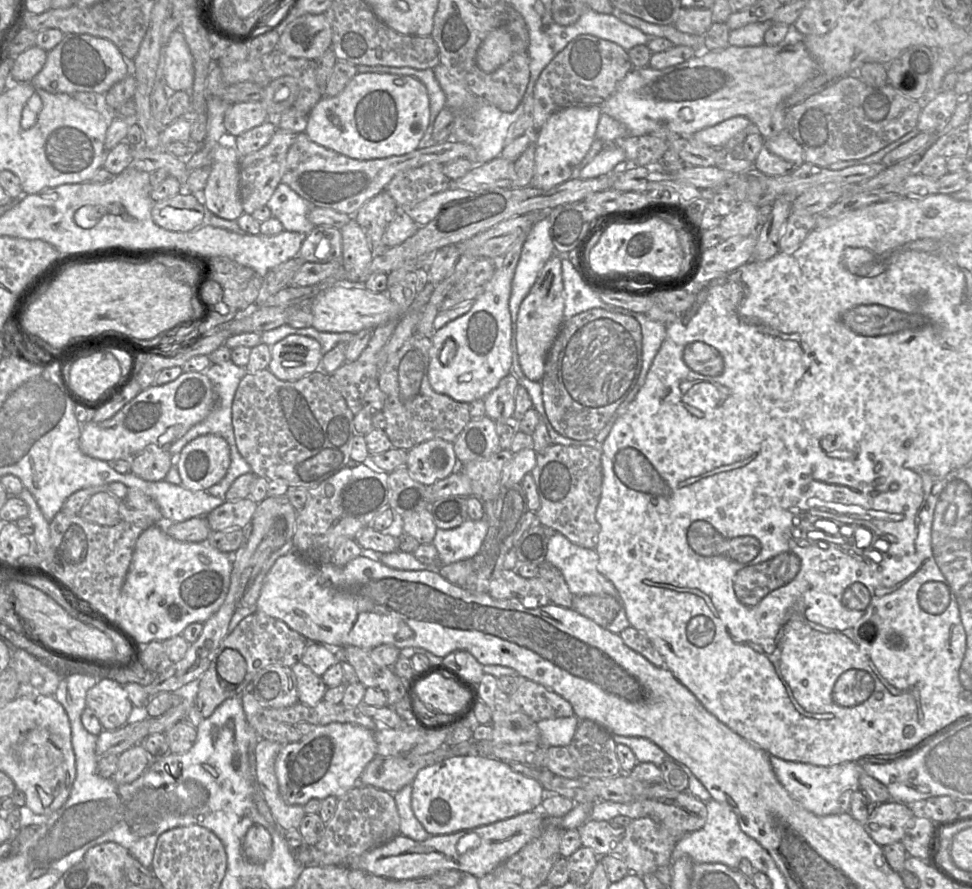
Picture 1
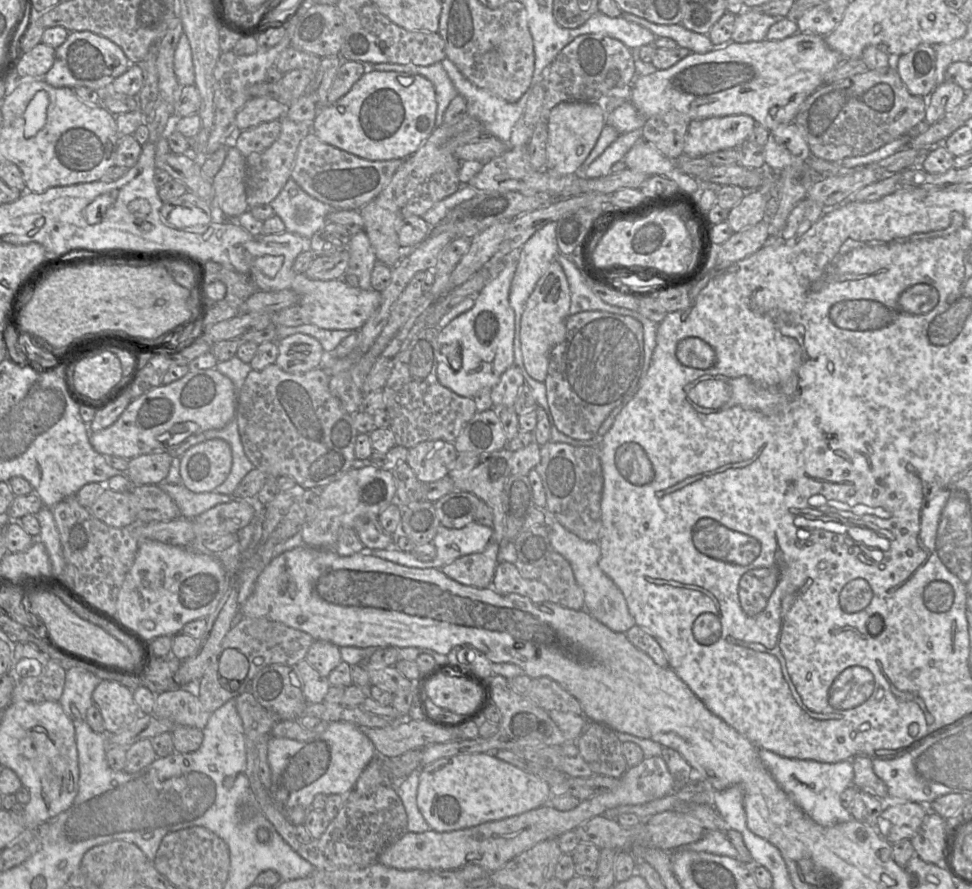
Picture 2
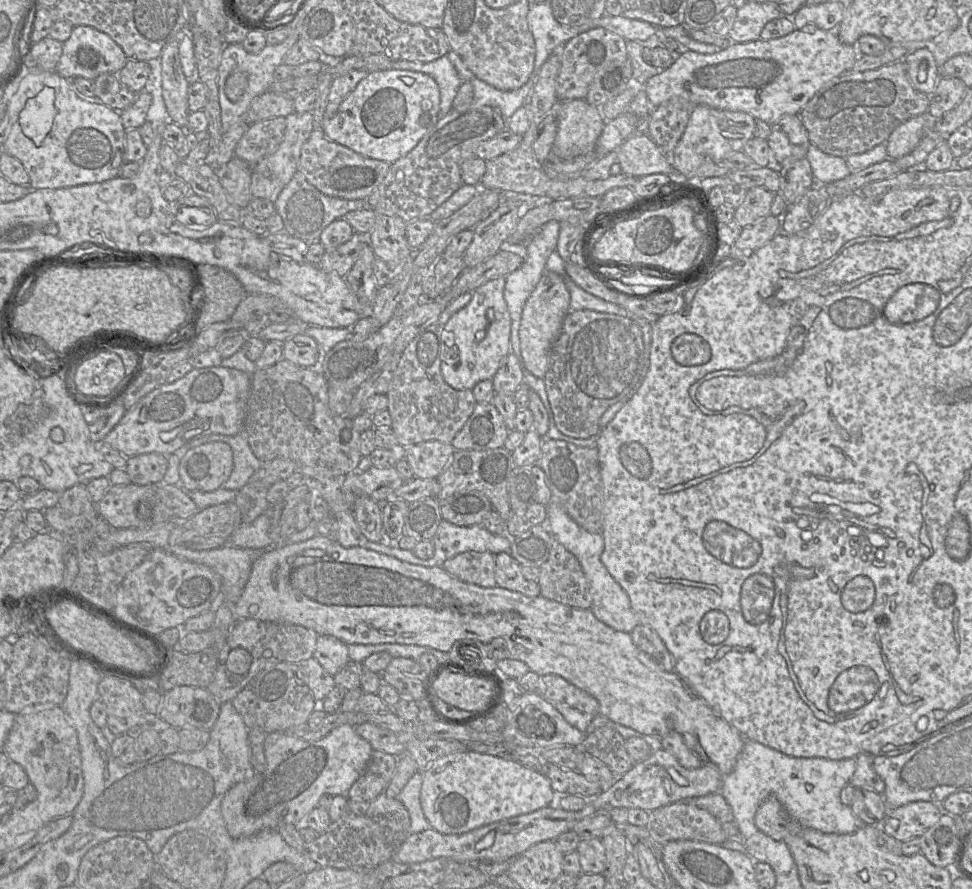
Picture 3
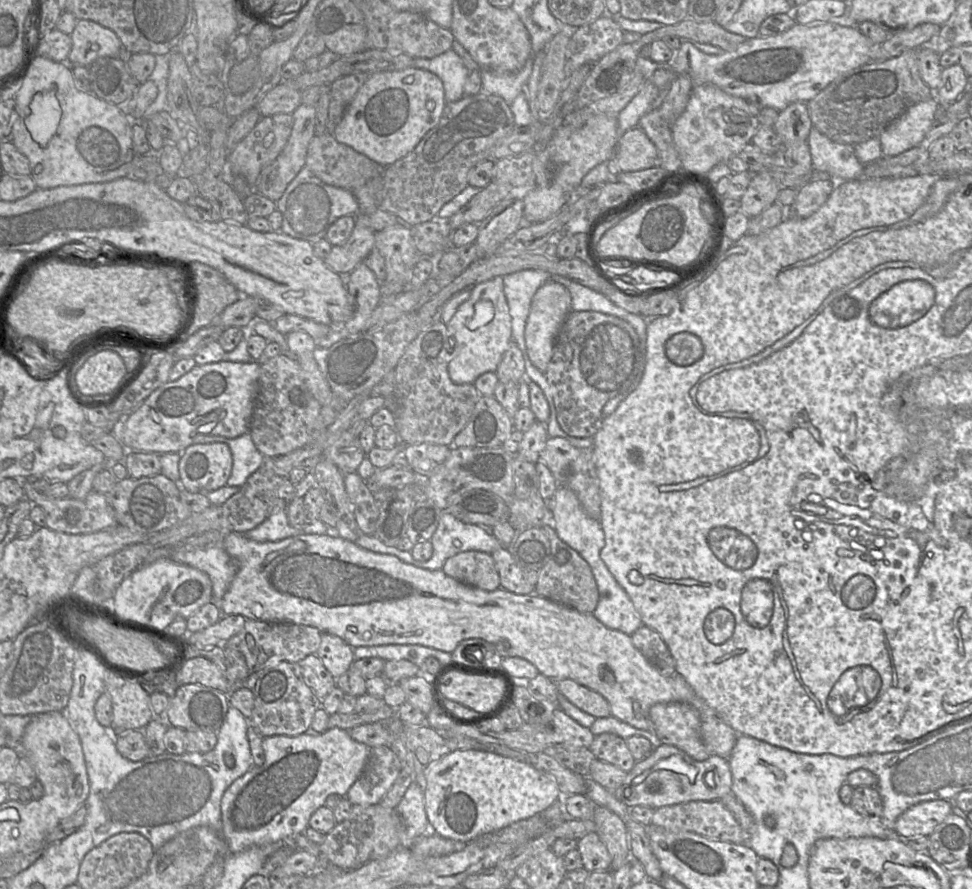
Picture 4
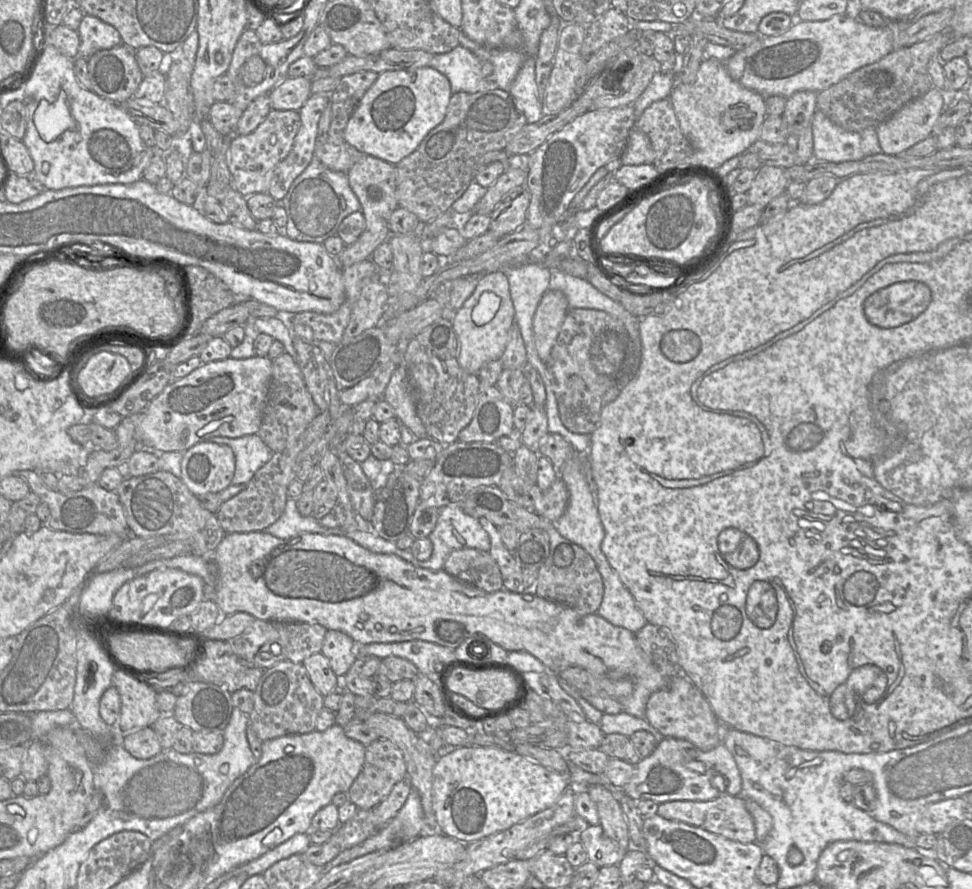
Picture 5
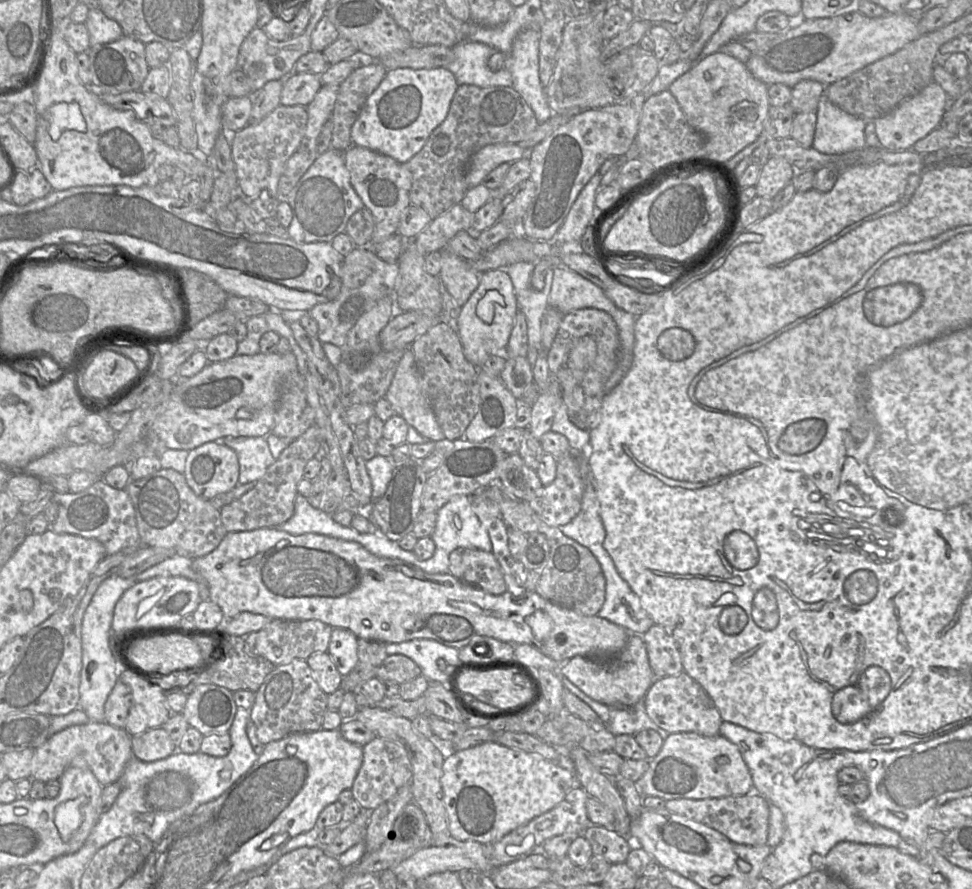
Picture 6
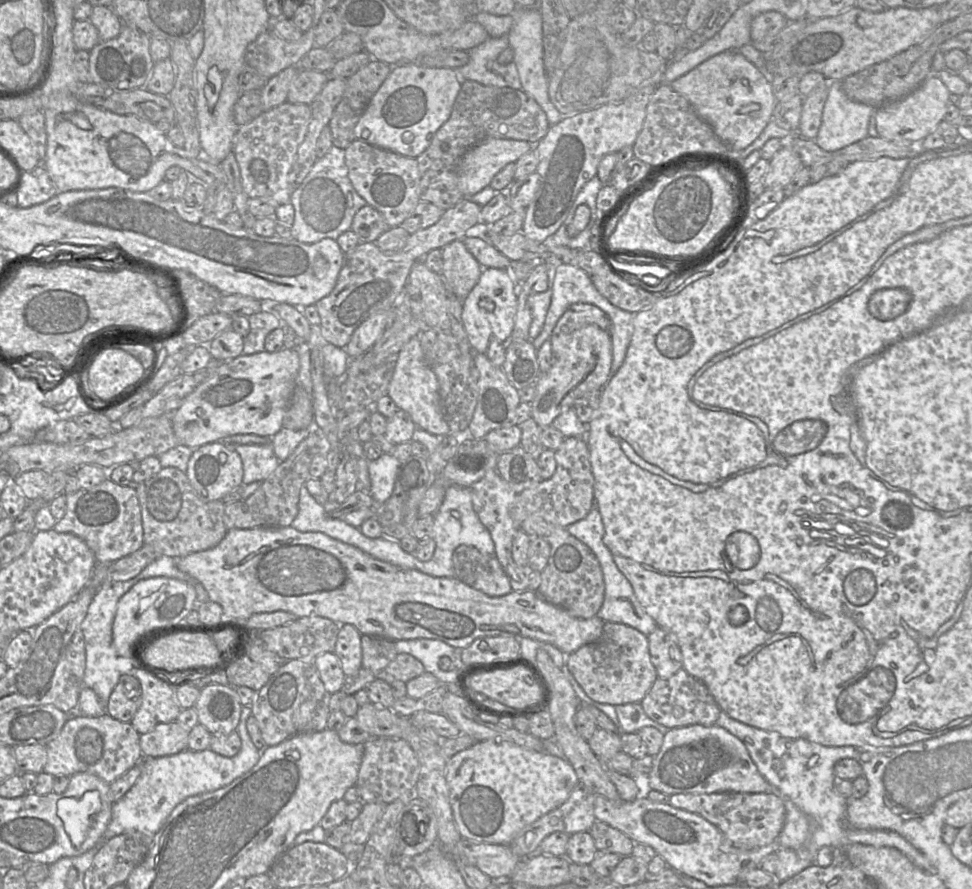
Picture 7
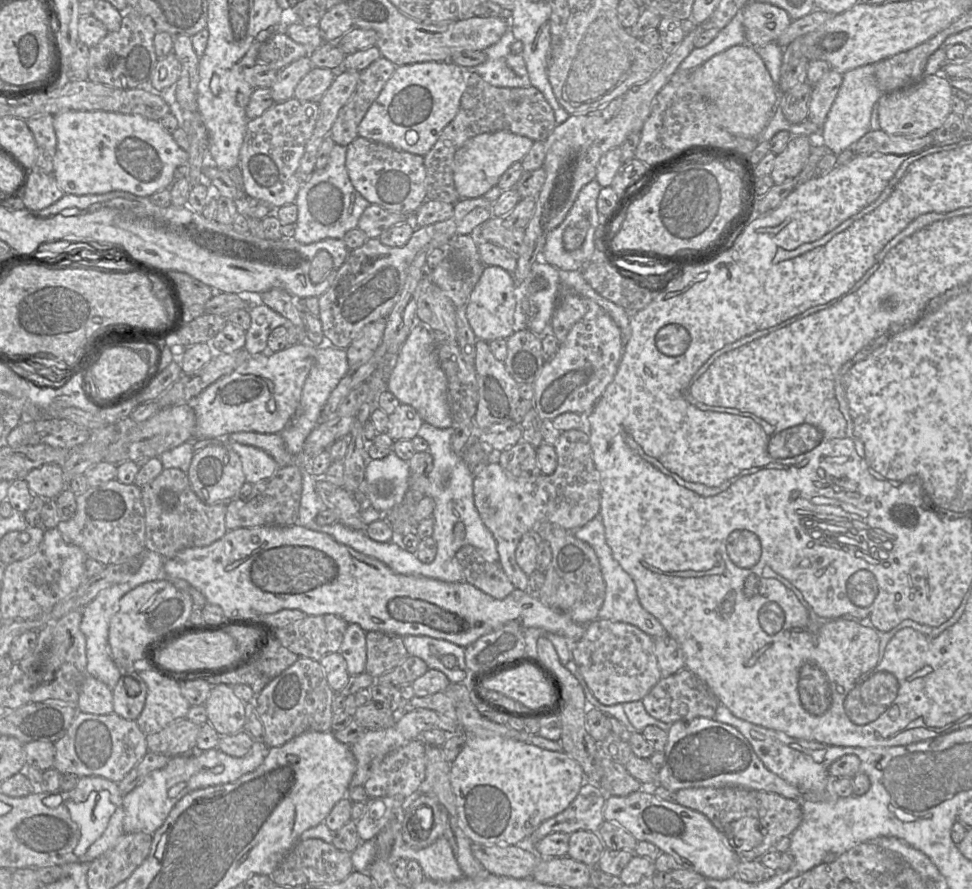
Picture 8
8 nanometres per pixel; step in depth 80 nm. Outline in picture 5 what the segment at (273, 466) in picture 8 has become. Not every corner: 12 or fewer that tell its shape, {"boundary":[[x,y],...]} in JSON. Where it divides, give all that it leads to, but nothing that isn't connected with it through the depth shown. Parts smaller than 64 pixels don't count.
{"boundary":[[257,434],[212,437],[235,456],[232,484],[218,492],[223,500],[243,491],[272,457]]}

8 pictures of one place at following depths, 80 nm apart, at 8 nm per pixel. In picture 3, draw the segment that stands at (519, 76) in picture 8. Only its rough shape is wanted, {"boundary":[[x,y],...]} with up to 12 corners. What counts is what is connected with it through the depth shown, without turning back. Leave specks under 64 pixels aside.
{"boundary":[[447,55],[431,62],[395,61],[390,69],[422,72],[440,90],[441,116],[463,82]]}

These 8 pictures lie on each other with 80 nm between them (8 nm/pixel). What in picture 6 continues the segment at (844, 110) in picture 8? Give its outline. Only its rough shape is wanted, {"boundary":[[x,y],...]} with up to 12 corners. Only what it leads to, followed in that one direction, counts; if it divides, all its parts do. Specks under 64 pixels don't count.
{"boundary":[[824,94],[812,147],[844,154],[866,147],[866,120]]}

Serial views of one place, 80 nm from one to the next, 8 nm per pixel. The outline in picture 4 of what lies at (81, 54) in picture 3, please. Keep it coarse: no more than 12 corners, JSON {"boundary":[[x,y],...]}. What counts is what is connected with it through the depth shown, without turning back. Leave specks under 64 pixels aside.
{"boundary":[[78,20],[67,63],[89,67],[122,57],[114,31]]}

